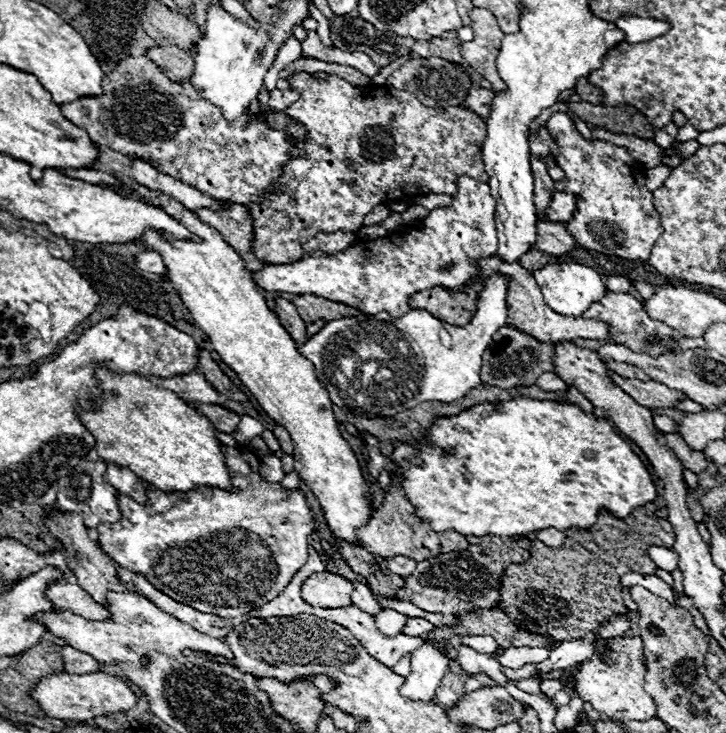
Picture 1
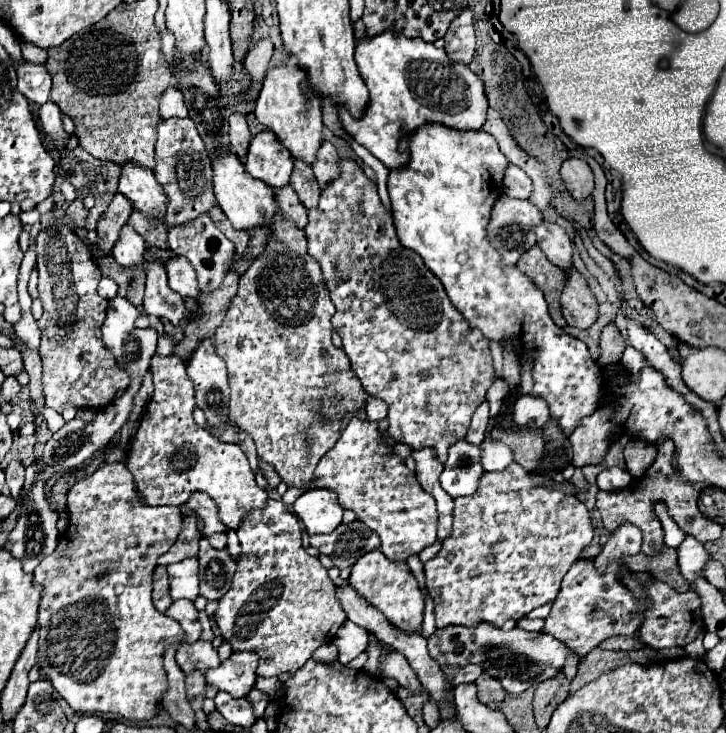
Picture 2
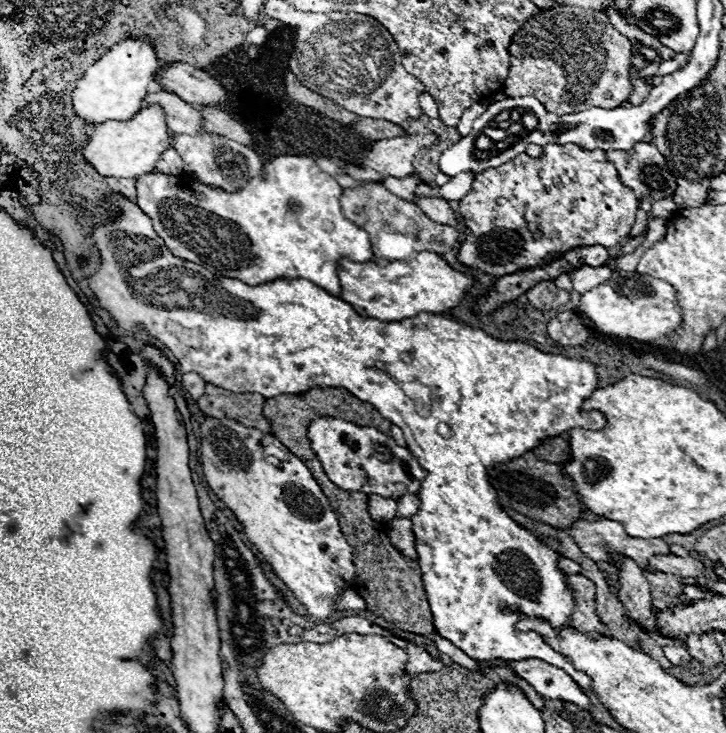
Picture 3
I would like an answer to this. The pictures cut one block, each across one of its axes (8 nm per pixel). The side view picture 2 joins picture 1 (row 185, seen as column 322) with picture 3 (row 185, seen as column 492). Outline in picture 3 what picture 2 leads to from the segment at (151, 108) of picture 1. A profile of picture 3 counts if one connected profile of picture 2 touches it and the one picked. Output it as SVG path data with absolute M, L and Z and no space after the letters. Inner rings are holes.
M366 182L364 188L354 188L354 190L344 190L342 200L340 200L344 214L356 222L360 228L364 228L370 236L376 238L376 234L380 230L388 230L388 232L398 232L398 234L406 234L414 240L414 250L422 252L436 252L436 254L444 254L448 250L454 248L454 244L460 238L460 232L456 228L450 226L440 226L434 224L416 204L404 202L400 198L396 198L394 194L390 194L380 182Z

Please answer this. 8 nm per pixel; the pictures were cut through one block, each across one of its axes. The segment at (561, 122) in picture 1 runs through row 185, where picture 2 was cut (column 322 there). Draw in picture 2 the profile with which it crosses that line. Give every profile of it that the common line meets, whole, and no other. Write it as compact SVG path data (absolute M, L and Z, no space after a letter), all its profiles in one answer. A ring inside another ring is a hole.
M266 500L264 510L252 510L246 514L242 526L238 528L240 538L240 560L236 574L232 578L230 590L218 600L218 610L214 620L222 632L222 638L232 644L234 652L252 650L260 656L258 676L280 676L294 674L312 652L324 644L330 644L336 630L346 622L346 612L336 596L336 586L328 578L326 568L316 556L310 556L300 542L302 526L298 518L286 508L282 500Z

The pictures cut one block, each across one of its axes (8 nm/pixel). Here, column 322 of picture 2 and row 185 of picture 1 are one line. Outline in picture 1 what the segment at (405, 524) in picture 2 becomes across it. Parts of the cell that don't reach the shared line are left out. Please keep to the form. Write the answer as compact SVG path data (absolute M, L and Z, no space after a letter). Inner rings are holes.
M468 176L456 178L458 192L452 196L452 204L444 208L432 210L418 228L422 230L404 230L398 234L390 234L386 238L378 238L372 242L356 242L350 248L330 254L330 256L306 256L292 264L270 264L262 272L254 274L254 282L266 290L272 292L292 292L292 294L314 294L322 296L332 302L340 302L346 306L352 306L364 314L378 314L388 312L394 318L404 316L410 312L410 296L428 290L434 286L442 286L450 292L460 292L466 286L472 284L472 280L478 276L478 258L488 258L496 254L498 238L496 238L496 222L494 222L494 198L490 196L490 186L486 182L478 182Z

